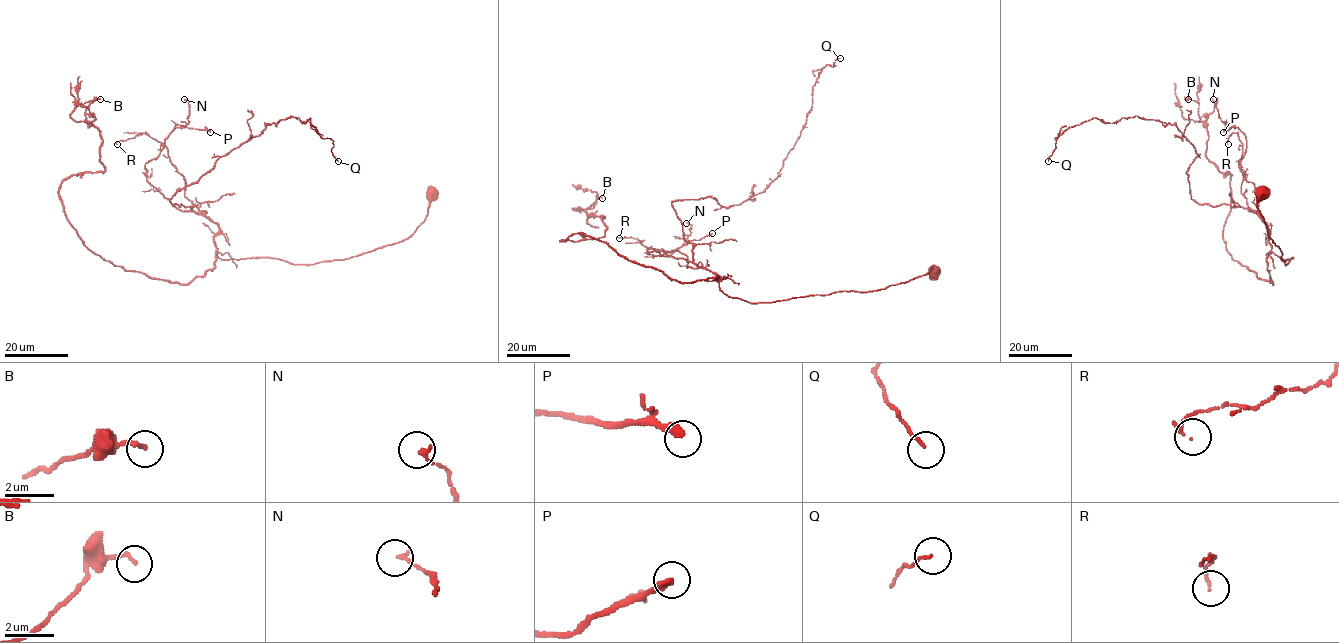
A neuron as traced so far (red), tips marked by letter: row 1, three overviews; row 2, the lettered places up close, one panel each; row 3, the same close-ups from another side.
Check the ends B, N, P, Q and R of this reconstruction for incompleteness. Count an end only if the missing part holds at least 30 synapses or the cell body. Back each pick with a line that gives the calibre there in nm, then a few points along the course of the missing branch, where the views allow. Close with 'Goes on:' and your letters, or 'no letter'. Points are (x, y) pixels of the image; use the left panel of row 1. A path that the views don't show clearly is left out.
Goes on: no letter

